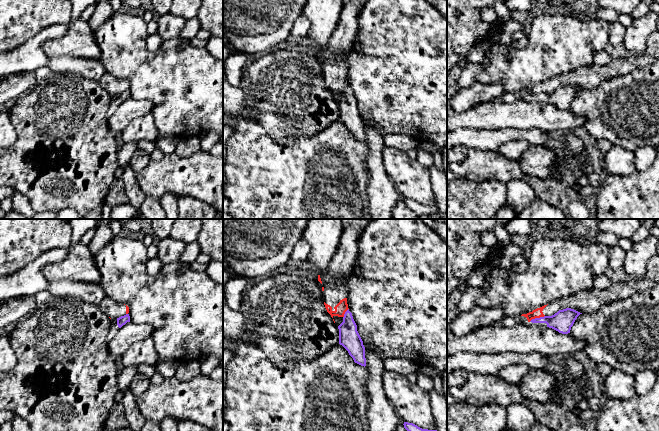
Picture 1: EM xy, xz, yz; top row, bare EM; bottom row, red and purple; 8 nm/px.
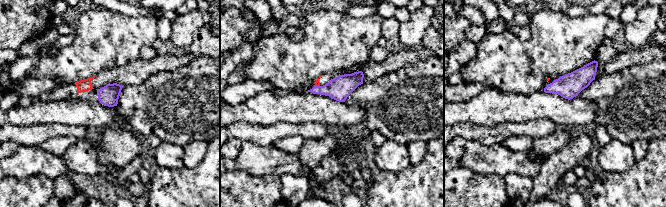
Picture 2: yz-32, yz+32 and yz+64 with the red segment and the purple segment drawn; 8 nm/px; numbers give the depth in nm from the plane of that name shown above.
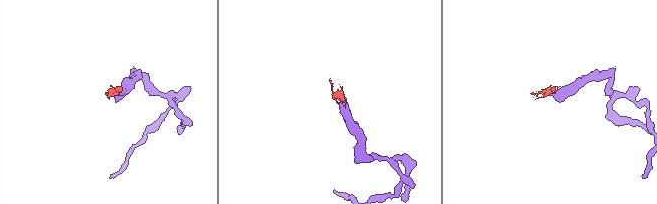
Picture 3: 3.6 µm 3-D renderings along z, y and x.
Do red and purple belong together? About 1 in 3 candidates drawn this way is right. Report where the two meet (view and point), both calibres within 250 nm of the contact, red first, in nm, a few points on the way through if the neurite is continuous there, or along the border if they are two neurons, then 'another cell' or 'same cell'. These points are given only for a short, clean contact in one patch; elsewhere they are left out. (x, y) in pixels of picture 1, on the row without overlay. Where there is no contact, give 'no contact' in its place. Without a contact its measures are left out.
yz (536, 93) | 80/170 nm | along yz (544, 91), (532, 94), (529, 97) | another cell

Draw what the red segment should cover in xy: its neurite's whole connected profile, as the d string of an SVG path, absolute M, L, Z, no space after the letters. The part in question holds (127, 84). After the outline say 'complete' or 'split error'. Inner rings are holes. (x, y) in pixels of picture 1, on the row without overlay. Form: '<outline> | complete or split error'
M107 72L101 78L99 83L109 92L111 96L115 96L129 89L129 83L127 81L116 79Z | split error

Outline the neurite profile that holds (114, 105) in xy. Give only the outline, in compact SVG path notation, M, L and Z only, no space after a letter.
M129 90L121 92L115 96L112 96L111 102L107 111L108 116L113 115L117 109L119 108L120 104L125 101L127 98L130 98Z

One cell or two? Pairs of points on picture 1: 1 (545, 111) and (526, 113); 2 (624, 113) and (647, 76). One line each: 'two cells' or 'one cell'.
1: one cell
2: one cell

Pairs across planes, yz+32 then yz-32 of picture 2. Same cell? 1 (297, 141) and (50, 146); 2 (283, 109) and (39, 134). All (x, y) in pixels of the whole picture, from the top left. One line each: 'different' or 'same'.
1: same
2: different

